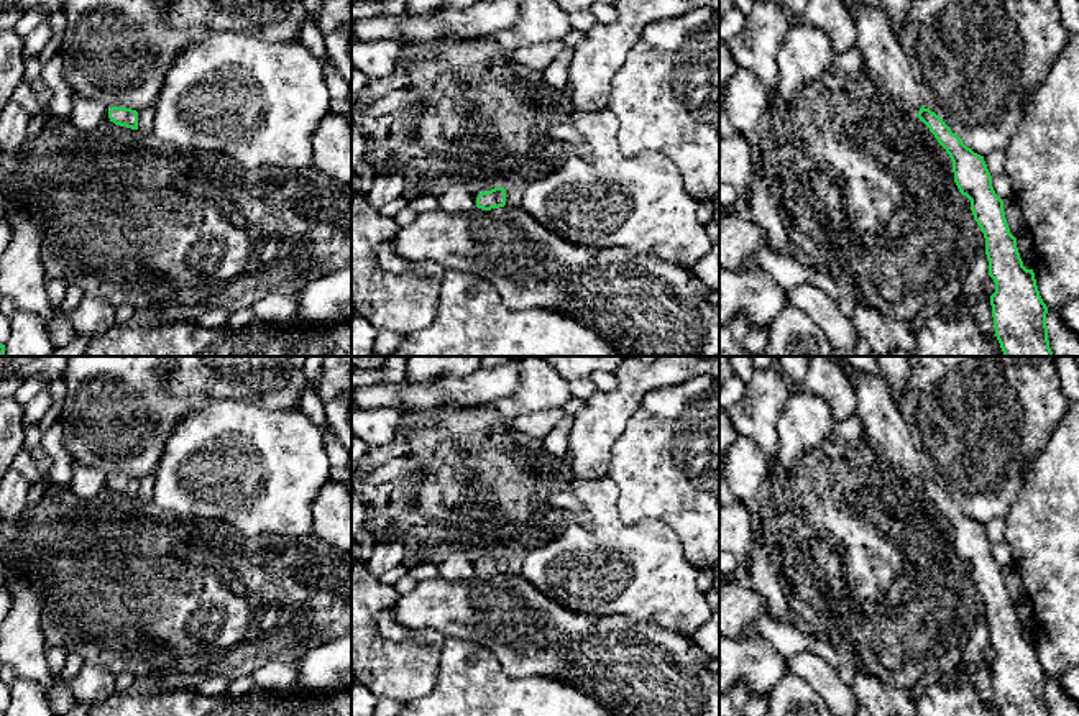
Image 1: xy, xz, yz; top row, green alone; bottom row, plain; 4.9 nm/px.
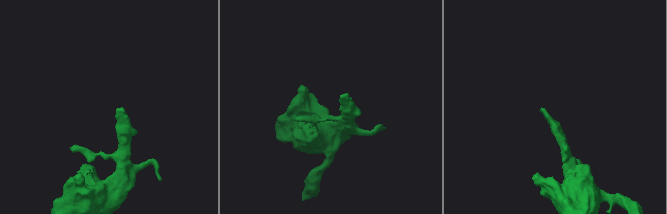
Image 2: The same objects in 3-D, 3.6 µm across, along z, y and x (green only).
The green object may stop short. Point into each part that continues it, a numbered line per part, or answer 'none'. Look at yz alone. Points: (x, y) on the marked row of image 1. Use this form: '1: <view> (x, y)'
1: yz (886, 61)

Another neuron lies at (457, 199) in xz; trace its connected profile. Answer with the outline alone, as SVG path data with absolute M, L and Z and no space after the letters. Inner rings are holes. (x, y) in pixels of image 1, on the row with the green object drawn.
M452 182L442 195L438 195L438 209L450 215L468 213L476 207L476 197L463 182Z

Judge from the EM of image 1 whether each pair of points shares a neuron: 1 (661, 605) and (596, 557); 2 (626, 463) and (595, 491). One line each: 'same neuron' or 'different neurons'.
1: same neuron
2: different neurons

